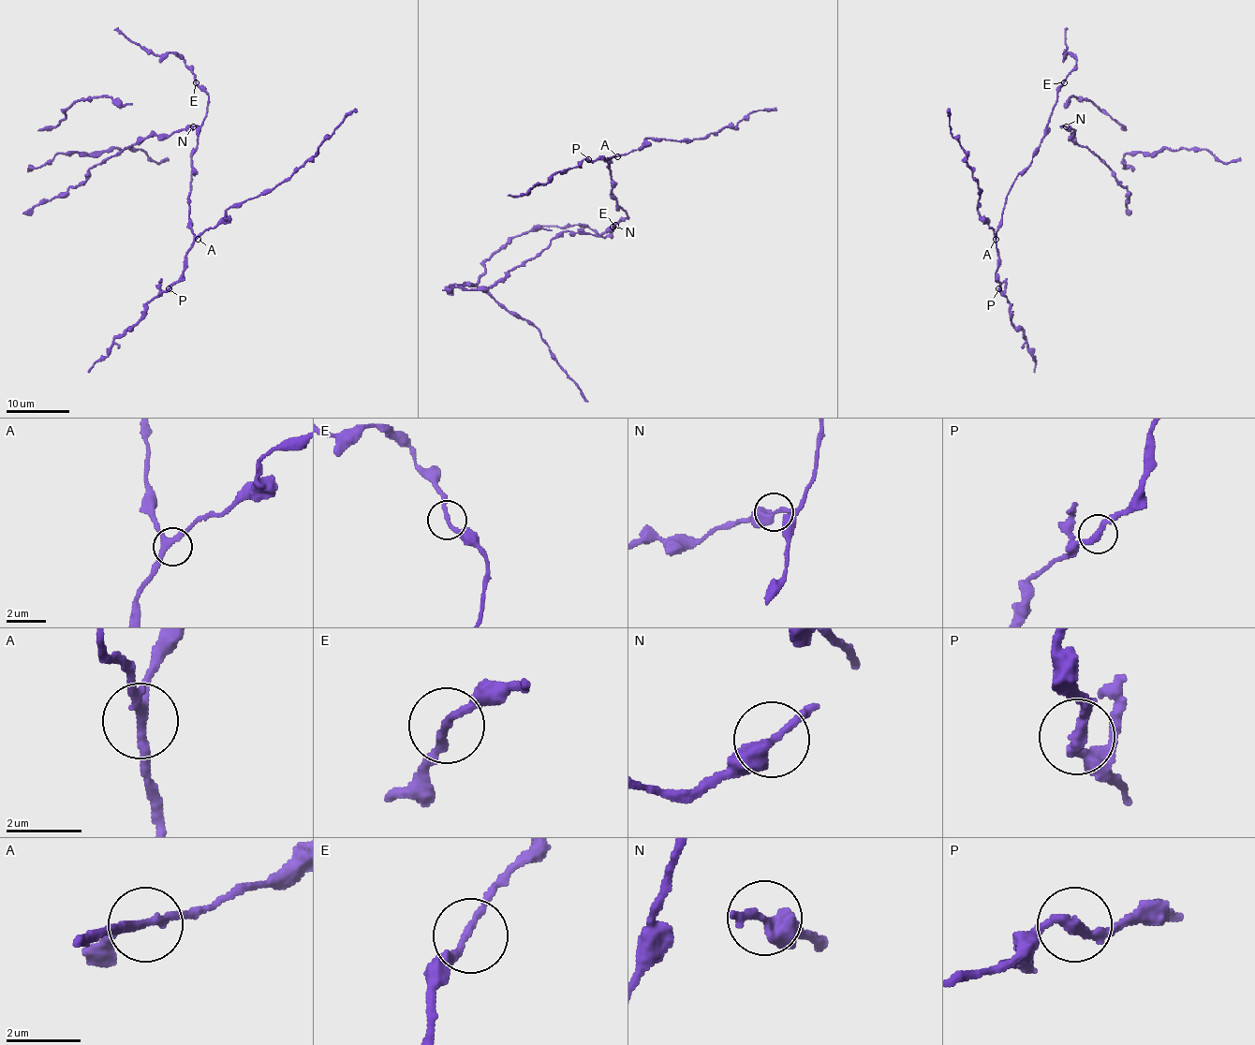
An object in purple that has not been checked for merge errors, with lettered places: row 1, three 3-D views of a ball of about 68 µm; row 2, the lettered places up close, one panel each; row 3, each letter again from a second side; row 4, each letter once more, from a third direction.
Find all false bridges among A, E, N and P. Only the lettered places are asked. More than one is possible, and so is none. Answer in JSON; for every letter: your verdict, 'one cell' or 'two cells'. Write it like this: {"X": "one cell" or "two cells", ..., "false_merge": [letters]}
{"A": "one cell", "E": "one cell", "N": "one cell", "P": "one cell", "false_merge": []}

